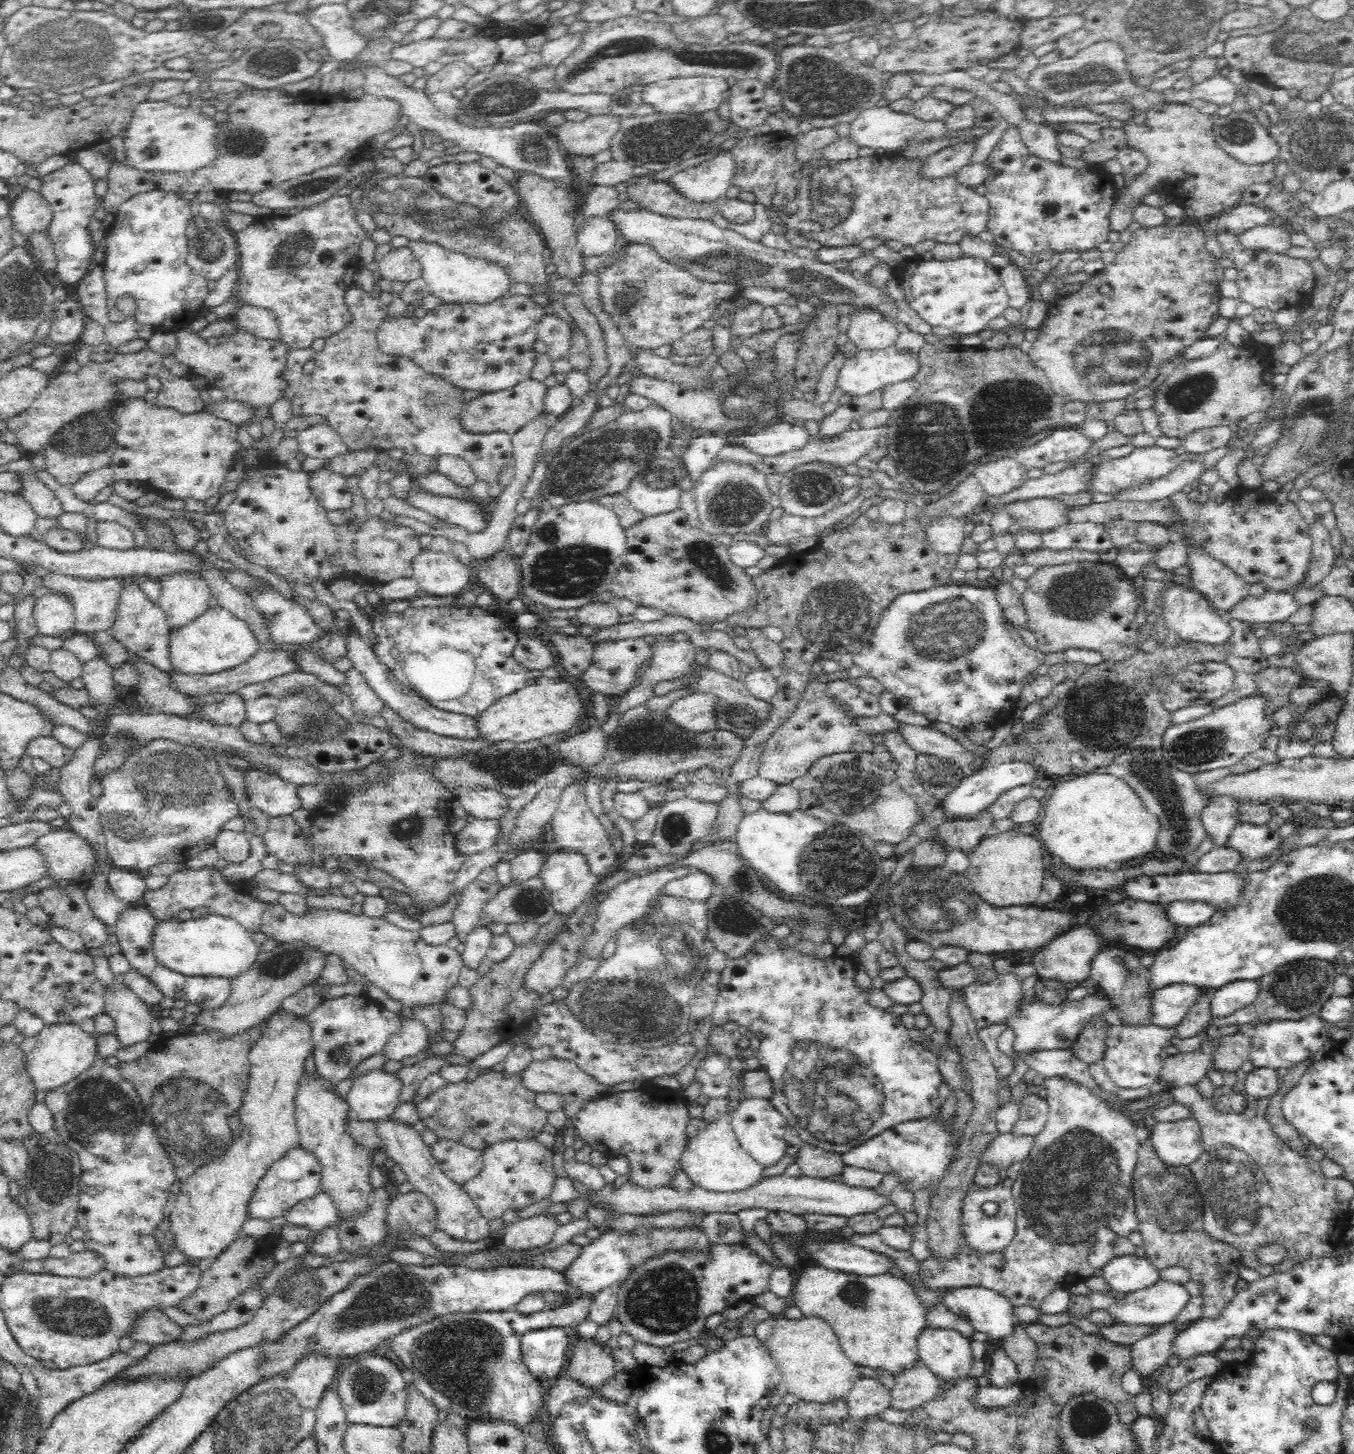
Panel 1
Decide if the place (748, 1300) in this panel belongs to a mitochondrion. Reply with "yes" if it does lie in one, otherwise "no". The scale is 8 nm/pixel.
no

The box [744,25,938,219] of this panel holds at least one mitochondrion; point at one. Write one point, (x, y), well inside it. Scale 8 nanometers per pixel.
(821, 86)

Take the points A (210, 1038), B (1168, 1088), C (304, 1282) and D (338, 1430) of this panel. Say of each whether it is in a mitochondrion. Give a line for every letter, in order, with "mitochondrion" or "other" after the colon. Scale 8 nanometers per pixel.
A: other
B: other
C: mitochondrion
D: other

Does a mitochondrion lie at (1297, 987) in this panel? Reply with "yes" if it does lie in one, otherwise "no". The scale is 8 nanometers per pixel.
yes

